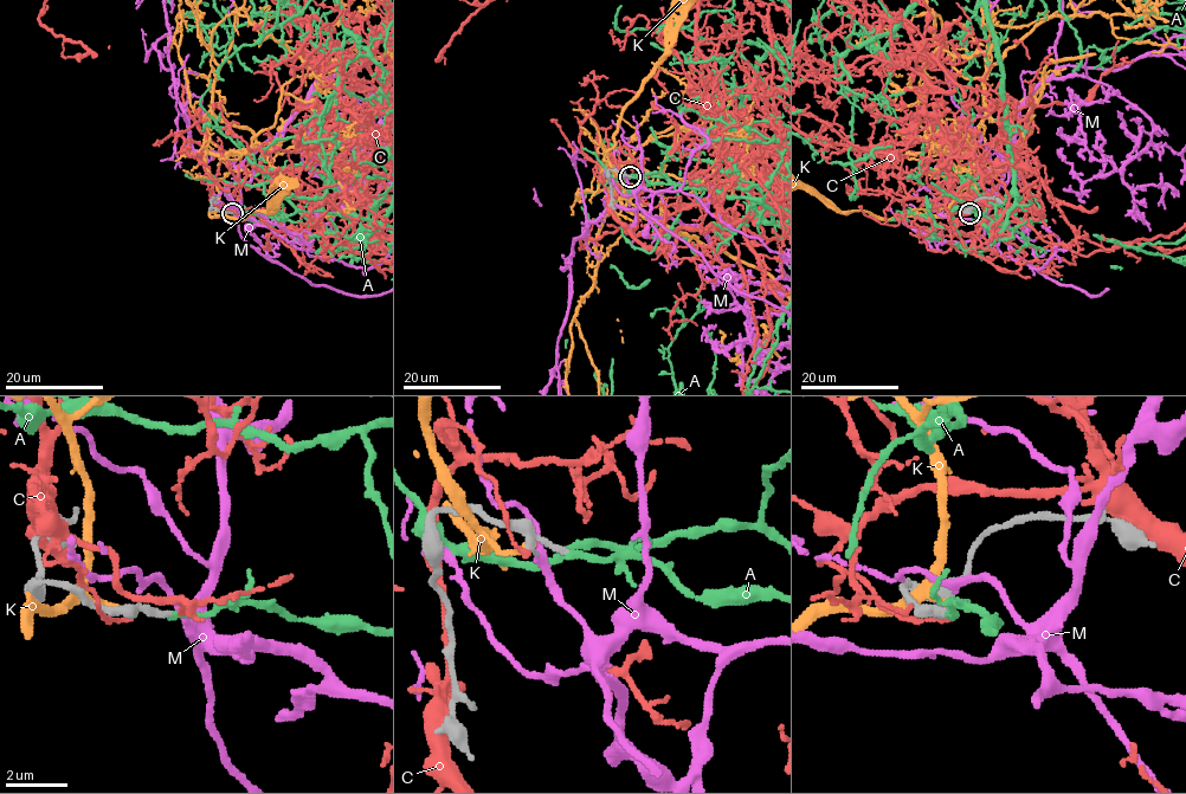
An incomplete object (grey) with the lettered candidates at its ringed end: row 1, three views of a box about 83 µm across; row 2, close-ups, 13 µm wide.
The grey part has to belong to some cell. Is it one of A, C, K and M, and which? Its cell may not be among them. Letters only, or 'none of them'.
A

